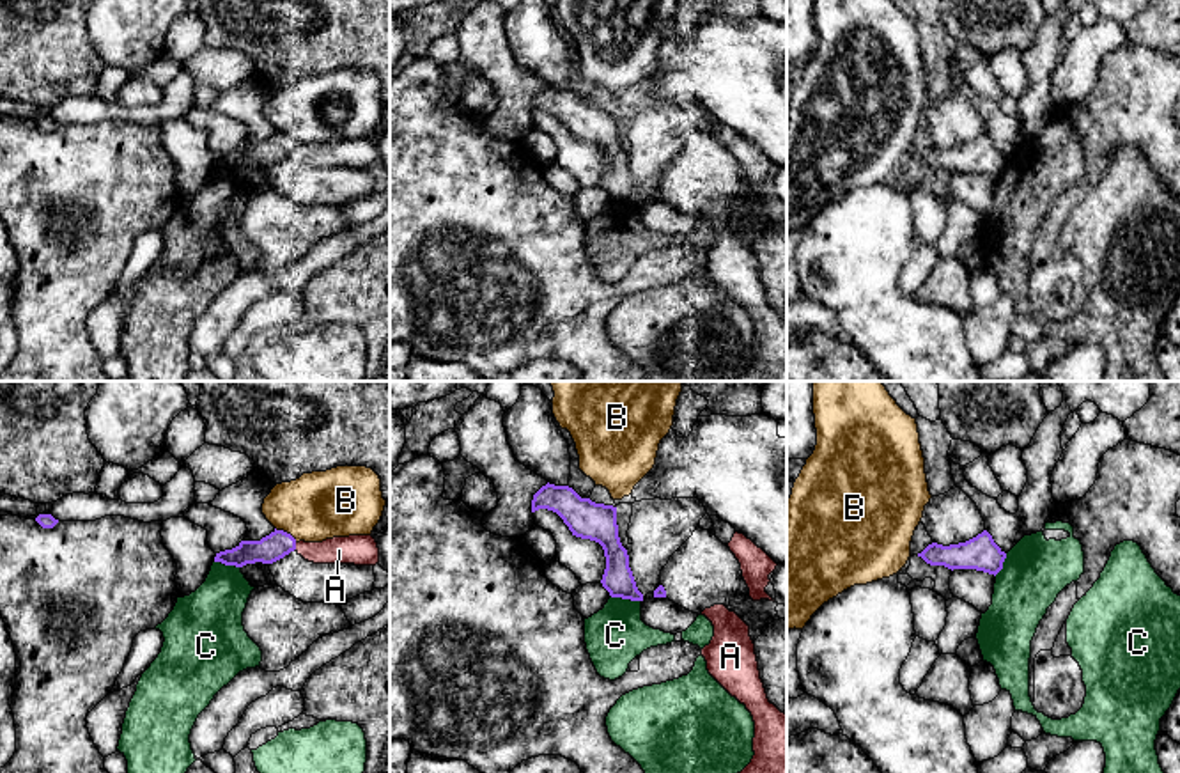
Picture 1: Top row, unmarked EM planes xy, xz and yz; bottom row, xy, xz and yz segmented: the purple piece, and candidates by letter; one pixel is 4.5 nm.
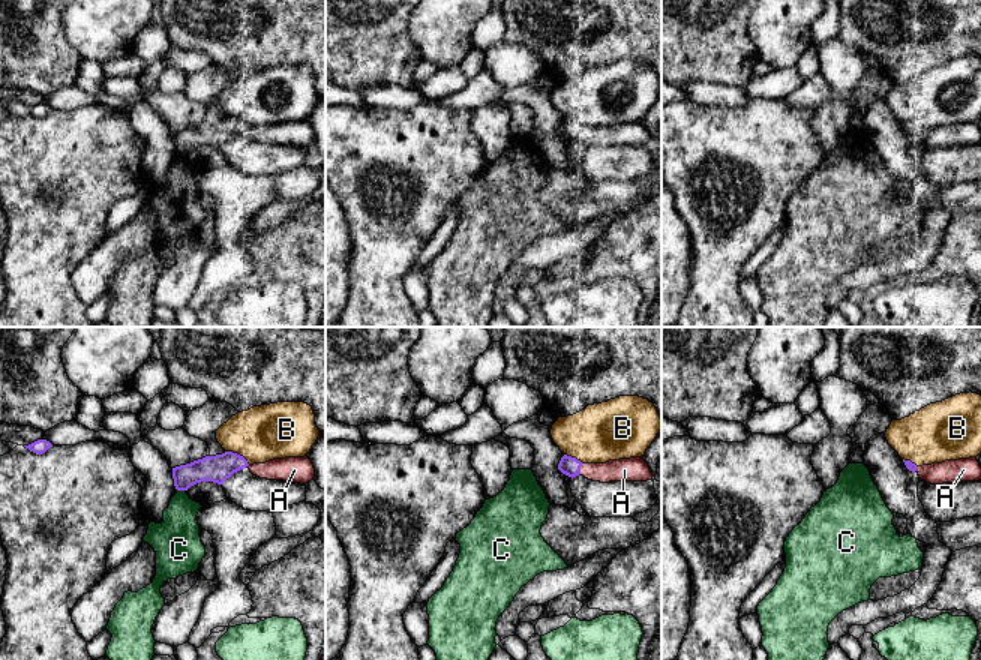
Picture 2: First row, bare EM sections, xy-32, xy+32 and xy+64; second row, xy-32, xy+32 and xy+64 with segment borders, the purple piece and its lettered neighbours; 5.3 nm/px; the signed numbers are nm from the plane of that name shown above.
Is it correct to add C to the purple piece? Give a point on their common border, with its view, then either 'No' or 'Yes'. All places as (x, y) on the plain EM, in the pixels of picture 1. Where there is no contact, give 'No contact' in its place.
Touches purple at xz (626, 201). No

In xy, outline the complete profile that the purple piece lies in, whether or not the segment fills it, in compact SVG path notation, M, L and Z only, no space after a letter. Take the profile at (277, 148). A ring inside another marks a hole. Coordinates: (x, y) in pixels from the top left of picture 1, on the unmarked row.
M276 131L260 144L241 144L236 151L216 156L214 165L236 170L255 165L273 167L294 152L314 167L376 168L379 165L379 151L372 138L298 145L291 137Z

